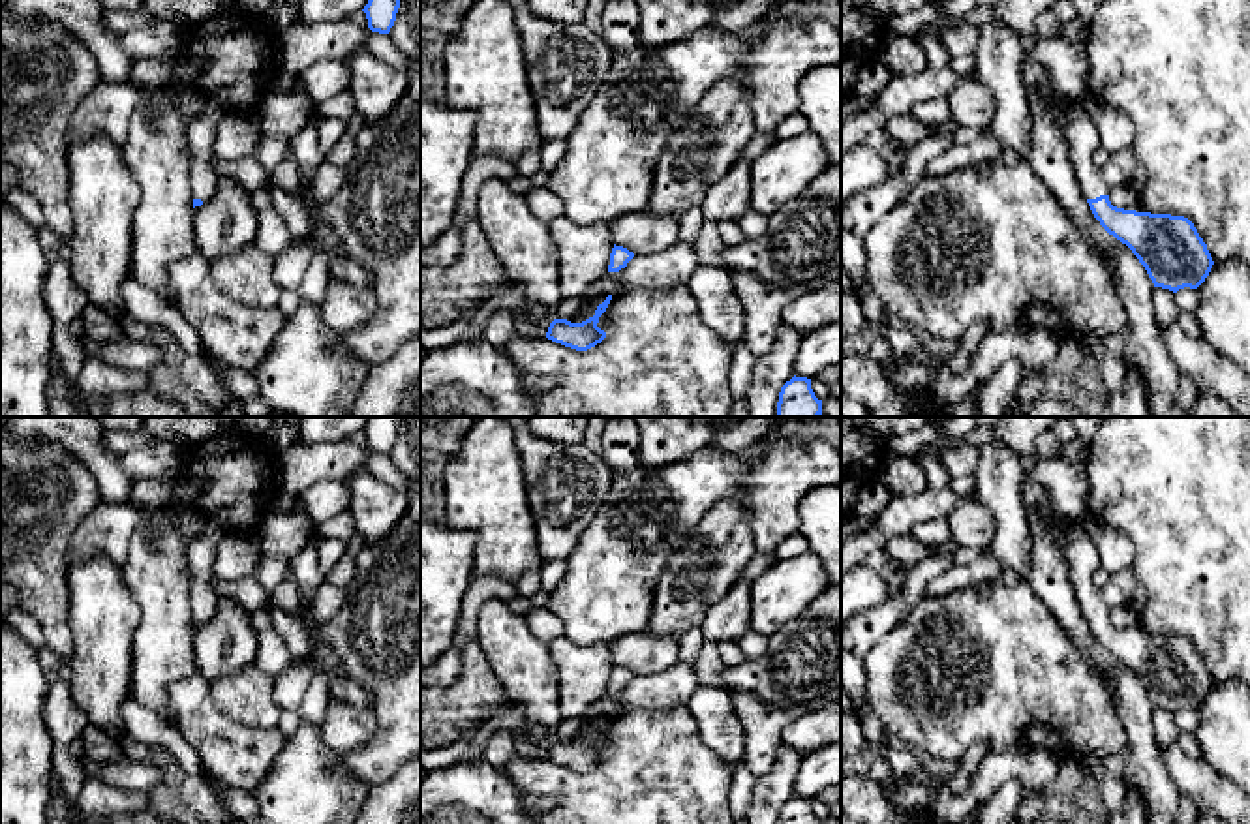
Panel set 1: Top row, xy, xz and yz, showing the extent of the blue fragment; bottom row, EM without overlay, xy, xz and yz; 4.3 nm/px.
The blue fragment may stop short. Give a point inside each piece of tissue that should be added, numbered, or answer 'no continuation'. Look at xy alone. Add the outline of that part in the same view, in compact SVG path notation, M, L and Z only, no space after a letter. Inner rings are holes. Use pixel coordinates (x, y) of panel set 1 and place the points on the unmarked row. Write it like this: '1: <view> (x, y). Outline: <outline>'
1: xy (201, 552). Outline: M208 522L205 531L188 544L188 569L191 571L190 604L191 618L203 623L216 612L218 597L212 589L216 548L227 531Z

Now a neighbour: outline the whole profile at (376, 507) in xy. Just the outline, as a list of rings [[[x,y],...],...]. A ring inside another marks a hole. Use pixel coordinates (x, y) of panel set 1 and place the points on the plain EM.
[[[366,467],[343,479],[351,492],[349,512],[366,544],[383,541],[404,518],[407,494],[392,490]]]

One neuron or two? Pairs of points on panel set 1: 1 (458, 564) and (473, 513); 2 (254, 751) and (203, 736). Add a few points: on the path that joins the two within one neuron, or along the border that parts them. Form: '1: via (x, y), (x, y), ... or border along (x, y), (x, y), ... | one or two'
1: border along (443, 522), (475, 535), (475, 573) | two
2: via (241, 751), (229, 751), (216, 738) | one

